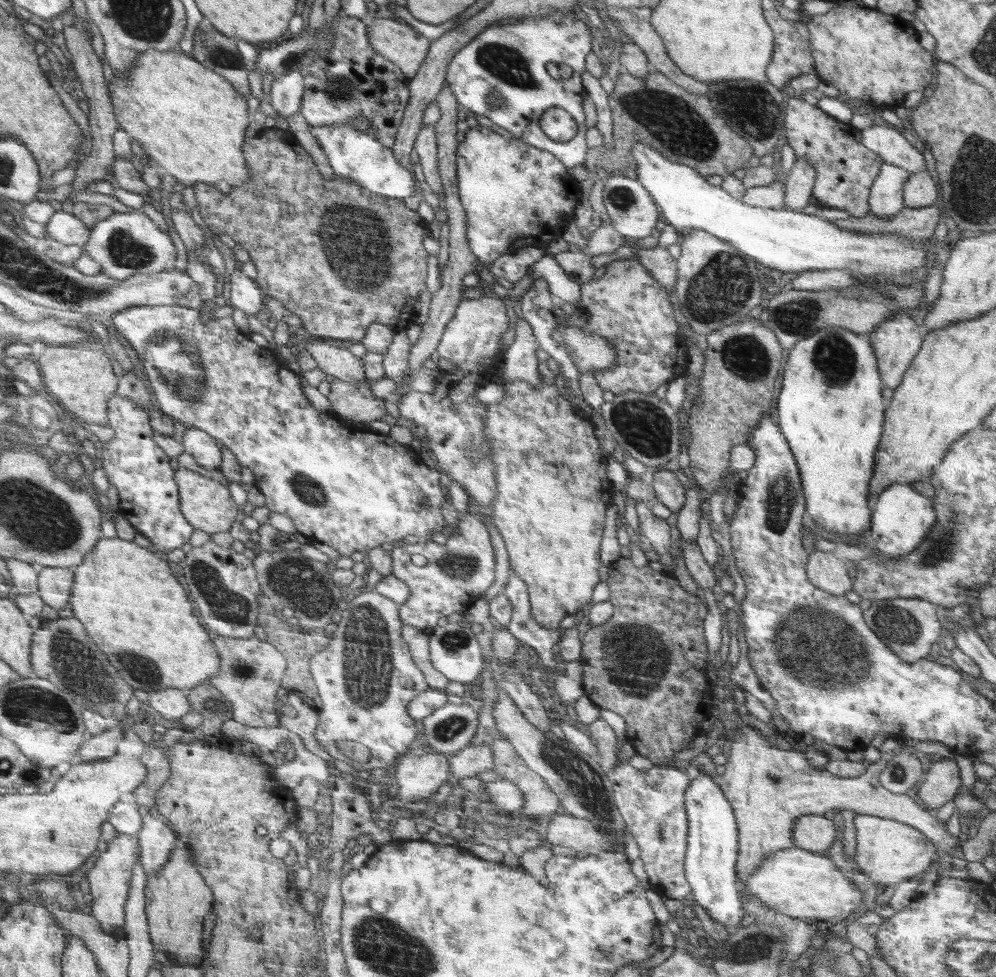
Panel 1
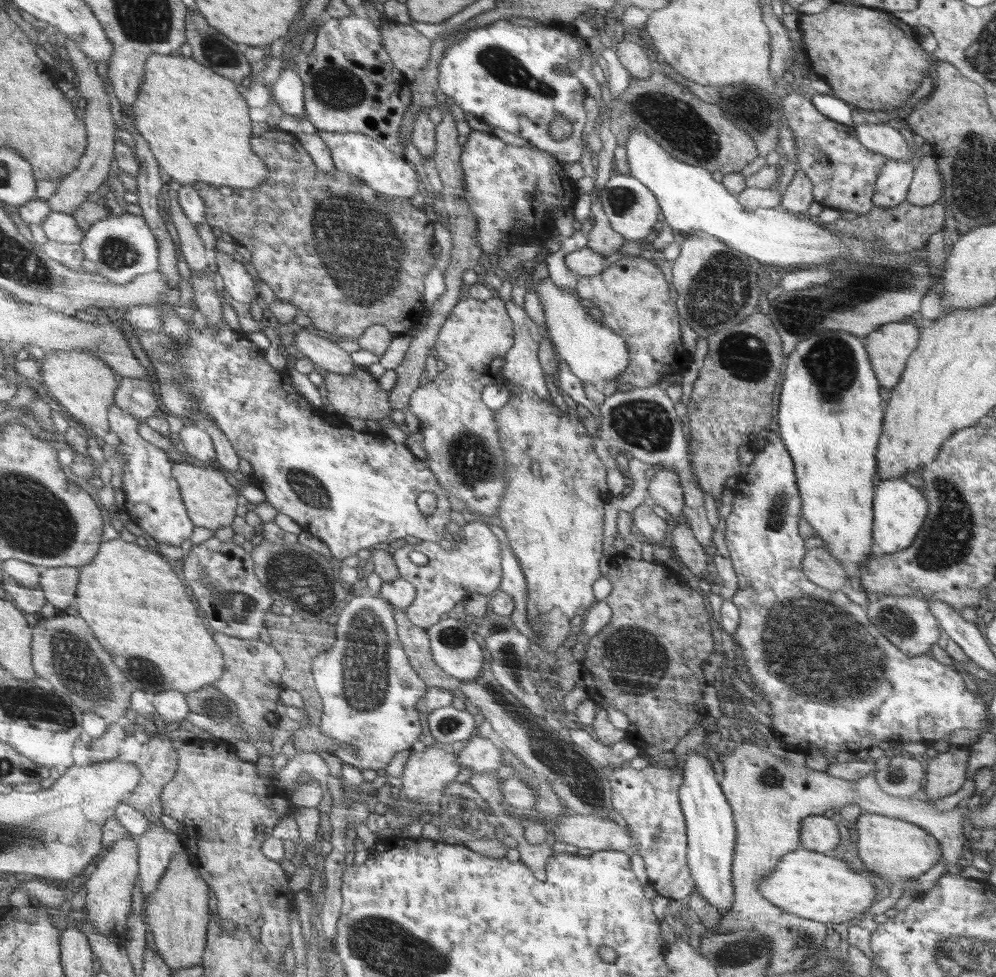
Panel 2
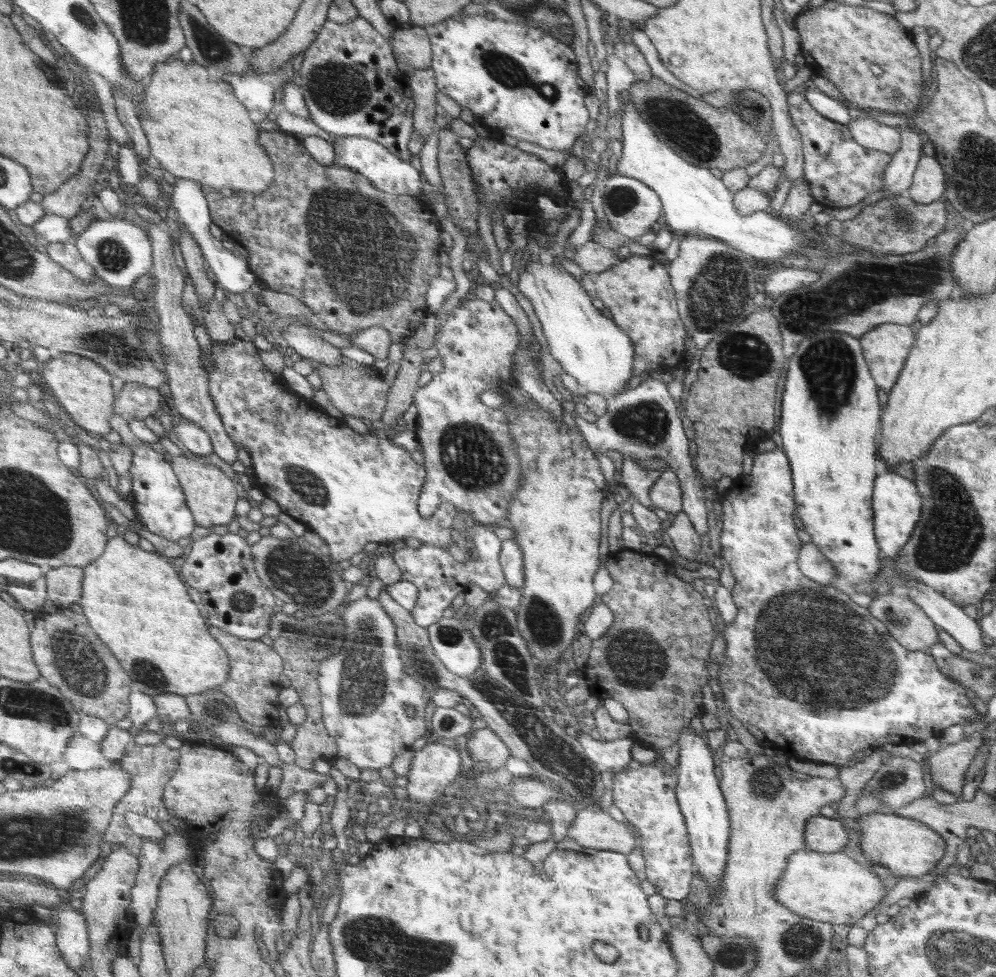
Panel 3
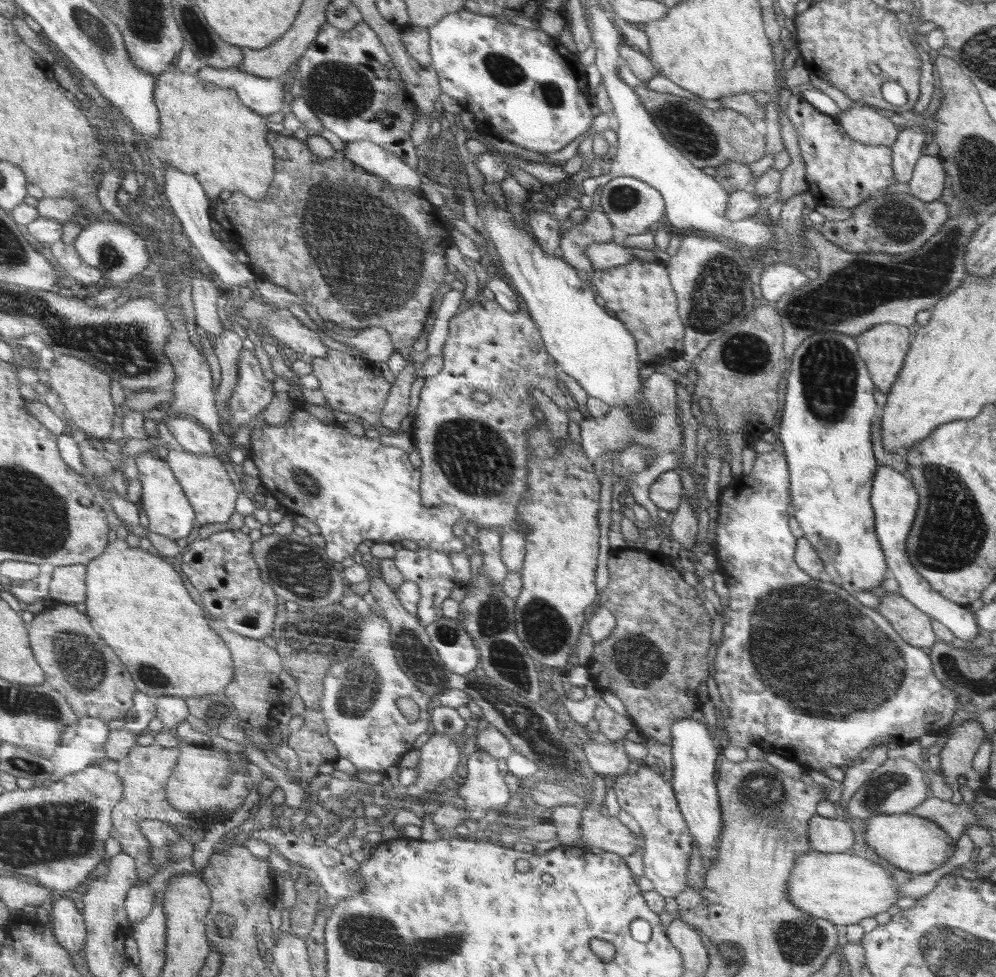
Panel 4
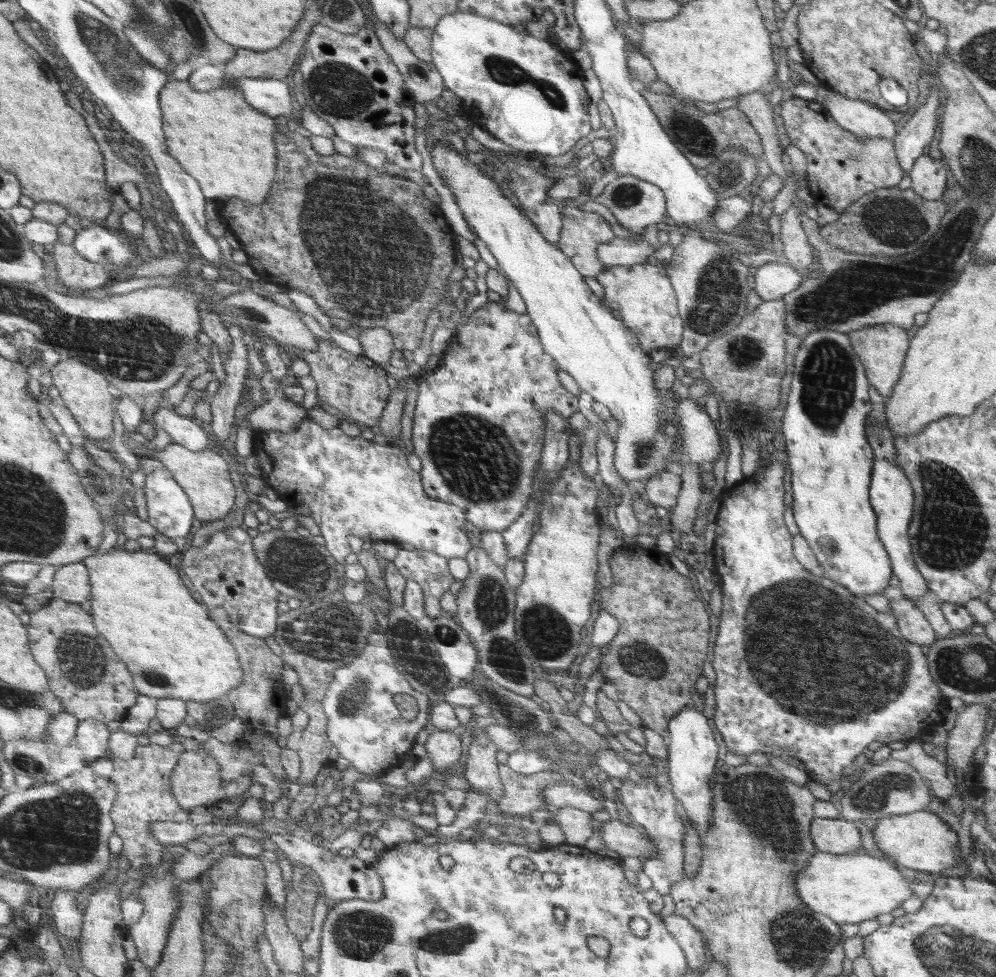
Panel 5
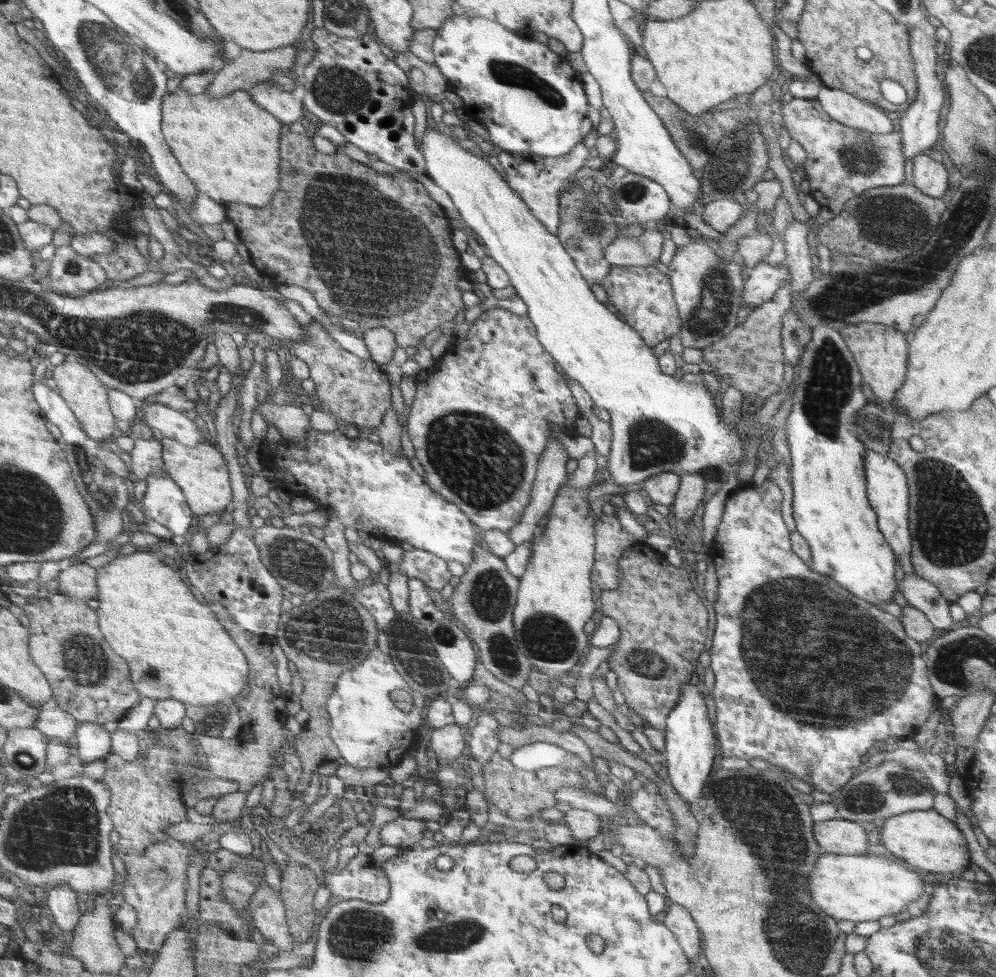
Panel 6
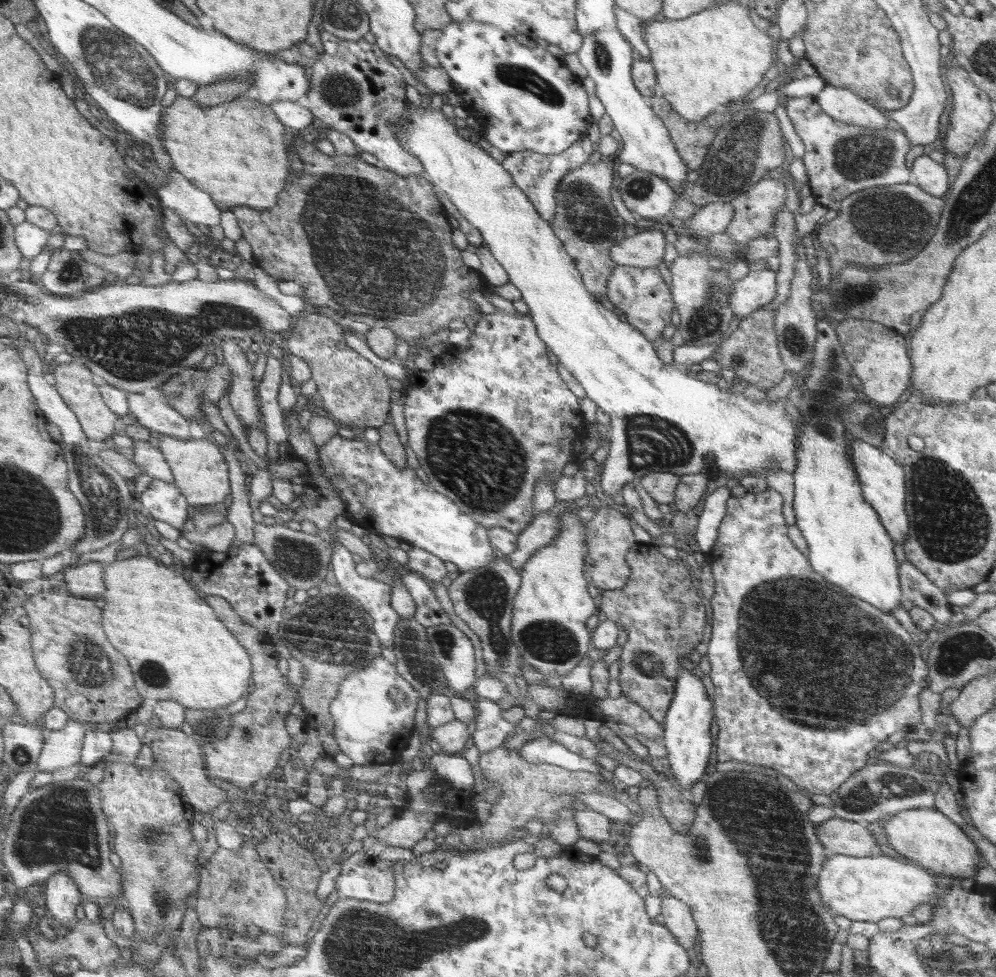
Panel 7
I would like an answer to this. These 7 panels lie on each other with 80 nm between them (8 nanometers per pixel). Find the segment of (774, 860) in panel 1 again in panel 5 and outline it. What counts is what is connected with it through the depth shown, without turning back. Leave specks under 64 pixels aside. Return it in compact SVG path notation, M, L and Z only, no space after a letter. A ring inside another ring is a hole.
M817 852L808 869L797 878L796 887L802 903L838 924L860 923L878 918L900 908L914 893L910 883L890 861L868 854L829 854Z

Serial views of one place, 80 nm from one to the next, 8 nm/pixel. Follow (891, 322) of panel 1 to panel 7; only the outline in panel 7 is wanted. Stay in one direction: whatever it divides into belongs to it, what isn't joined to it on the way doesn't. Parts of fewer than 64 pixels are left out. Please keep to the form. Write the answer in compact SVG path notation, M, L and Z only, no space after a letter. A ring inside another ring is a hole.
M850 318L835 327L846 359L853 367L853 375L861 381L862 394L867 402L887 408L899 404L899 399L910 386L912 366L906 348L906 337L879 322Z

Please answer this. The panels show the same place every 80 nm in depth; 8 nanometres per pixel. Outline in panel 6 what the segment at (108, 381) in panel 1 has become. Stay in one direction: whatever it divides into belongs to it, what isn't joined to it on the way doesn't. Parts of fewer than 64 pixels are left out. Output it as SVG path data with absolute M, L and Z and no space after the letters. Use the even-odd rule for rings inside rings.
M66 360L52 370L54 372L52 378L58 386L60 397L66 401L88 438L102 442L108 439L112 432L116 432L114 430L114 416L112 416L108 405L106 388L104 388L104 383L100 382L93 374L93 371L72 360Z

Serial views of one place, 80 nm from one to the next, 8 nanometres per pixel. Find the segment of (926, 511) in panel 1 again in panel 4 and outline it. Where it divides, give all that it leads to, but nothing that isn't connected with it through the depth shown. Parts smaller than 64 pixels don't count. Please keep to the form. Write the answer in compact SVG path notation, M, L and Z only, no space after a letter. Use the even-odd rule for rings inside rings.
M878 465L874 475L870 502L875 512L875 533L883 548L888 572L898 582L900 595L930 618L935 618L944 624L956 639L970 643L976 639L979 632L975 615L970 613L966 606L956 604L934 590L932 585L914 570L906 556L907 538L918 508L918 492L914 490L910 480L908 475L900 474L897 470L884 465Z

